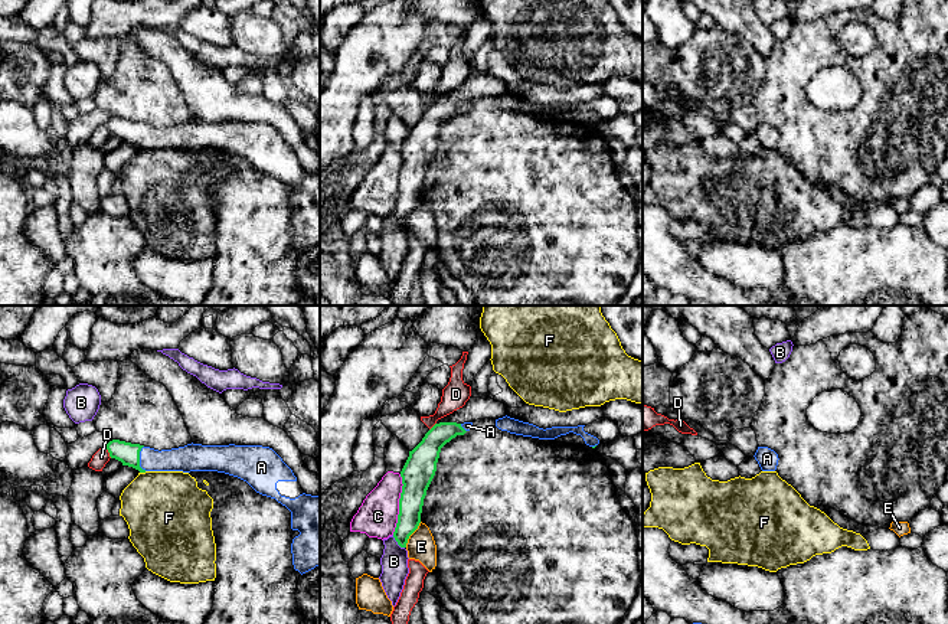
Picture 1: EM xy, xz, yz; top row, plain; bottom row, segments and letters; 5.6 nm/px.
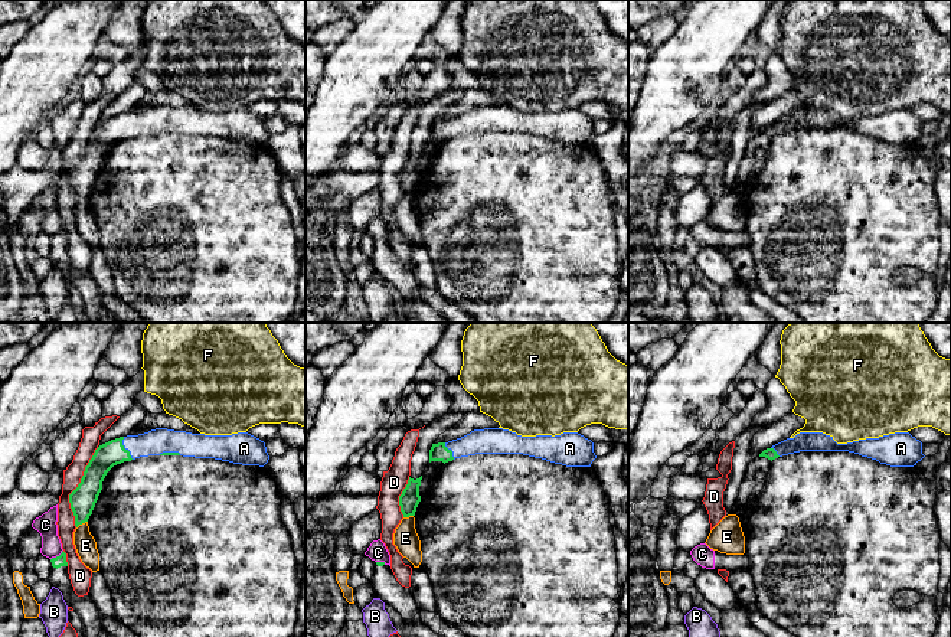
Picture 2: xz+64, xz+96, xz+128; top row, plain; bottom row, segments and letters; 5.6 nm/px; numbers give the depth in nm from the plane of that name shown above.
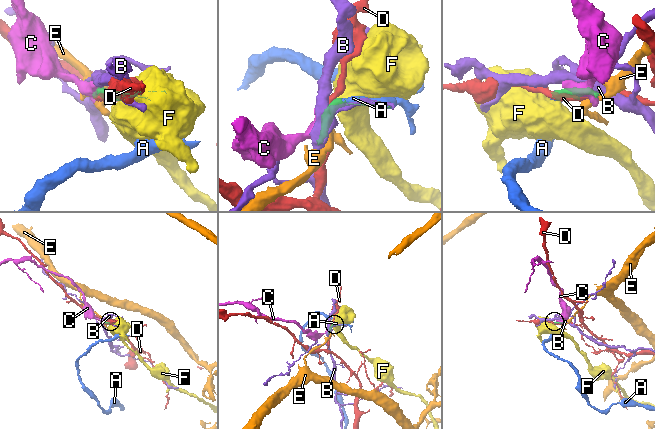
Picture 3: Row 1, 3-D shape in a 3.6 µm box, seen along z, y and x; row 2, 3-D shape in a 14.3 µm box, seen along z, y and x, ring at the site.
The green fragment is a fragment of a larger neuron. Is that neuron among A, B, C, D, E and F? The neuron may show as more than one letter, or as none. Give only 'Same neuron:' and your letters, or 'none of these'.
Same neuron: A

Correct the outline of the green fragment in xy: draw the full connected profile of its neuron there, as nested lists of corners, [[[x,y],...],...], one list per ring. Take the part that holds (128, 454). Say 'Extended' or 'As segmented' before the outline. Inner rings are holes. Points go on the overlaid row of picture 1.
Extended. [[[111,440],[111,458],[146,471],[218,471],[246,481],[256,493],[275,499],[291,512],[292,565],[301,575],[320,565],[320,496],[305,494],[292,470],[269,447],[187,444],[154,450]]]

